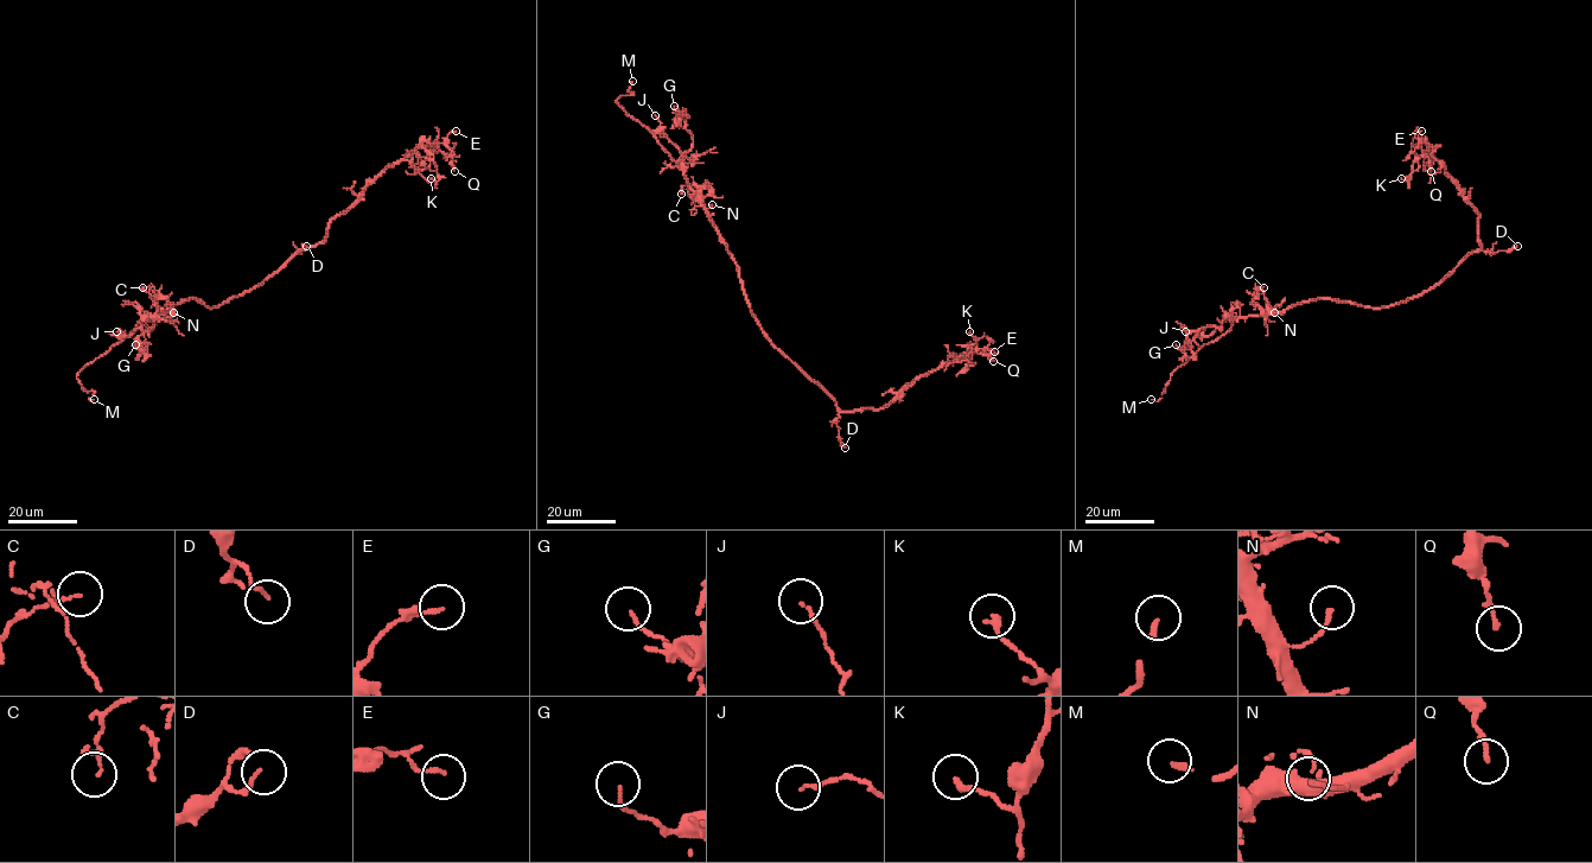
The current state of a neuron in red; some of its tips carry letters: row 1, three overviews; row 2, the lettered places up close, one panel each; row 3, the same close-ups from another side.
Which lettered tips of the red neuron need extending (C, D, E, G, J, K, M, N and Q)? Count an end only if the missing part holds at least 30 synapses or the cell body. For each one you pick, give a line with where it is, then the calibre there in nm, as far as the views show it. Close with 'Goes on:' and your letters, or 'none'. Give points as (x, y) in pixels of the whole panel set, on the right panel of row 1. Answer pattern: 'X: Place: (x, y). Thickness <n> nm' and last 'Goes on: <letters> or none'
M: Place: (1151, 399). Thickness 180 nm
Goes on: M

